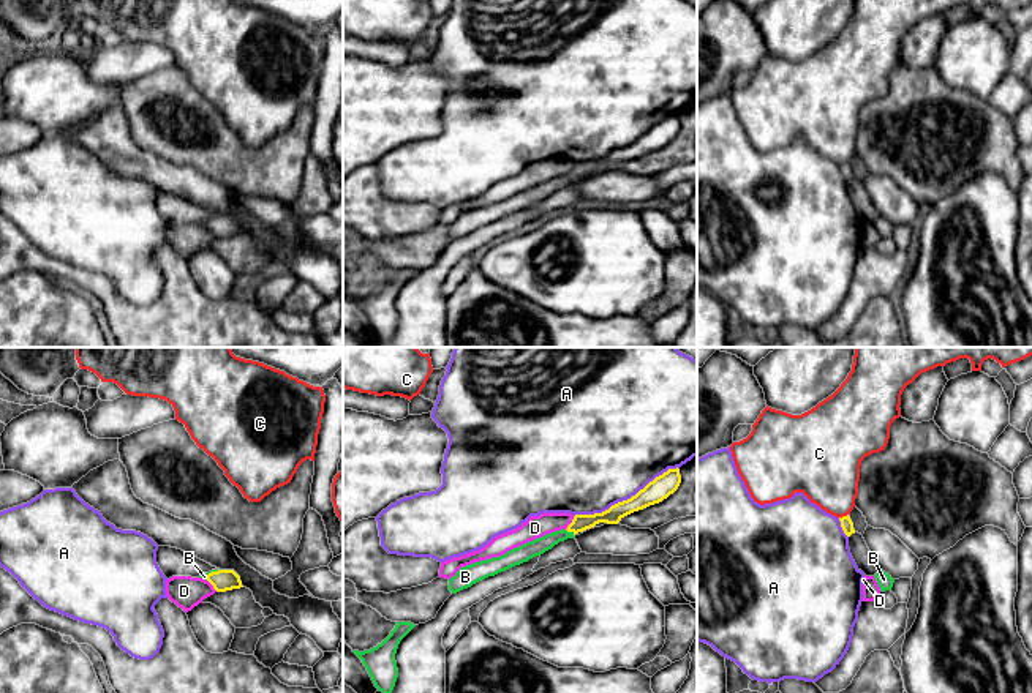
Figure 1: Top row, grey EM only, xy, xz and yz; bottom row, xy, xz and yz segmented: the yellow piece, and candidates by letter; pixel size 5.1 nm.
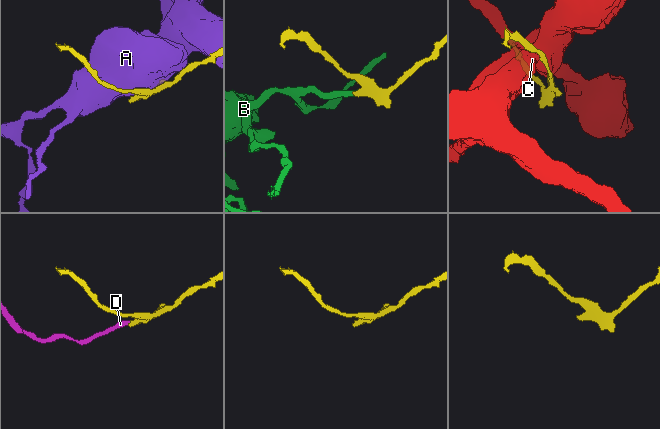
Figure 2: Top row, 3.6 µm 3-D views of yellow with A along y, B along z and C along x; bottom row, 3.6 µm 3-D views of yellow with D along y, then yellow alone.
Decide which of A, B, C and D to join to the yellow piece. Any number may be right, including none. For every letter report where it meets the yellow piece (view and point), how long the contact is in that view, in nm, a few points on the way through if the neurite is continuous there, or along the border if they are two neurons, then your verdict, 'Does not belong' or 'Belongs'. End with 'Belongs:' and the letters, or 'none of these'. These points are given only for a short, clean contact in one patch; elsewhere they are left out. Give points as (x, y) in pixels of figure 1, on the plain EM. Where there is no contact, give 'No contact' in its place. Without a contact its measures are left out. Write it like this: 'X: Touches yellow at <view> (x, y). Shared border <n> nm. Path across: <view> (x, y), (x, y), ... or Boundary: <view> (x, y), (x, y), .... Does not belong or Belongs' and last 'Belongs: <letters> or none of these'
A: Touches yellow at xz (628, 146). Shared border 600 nm. Does not belong
B: Touches yellow at xz (571, 177). Shared border 60 nm. Path across: xz (613, 161), (582, 168), (571, 177), (538, 193). Belongs
C: Touches yellow at yz (843, 163). Shared border 50 nm. Does not belong
D: Touches yellow at xz (571, 169). Shared border 90 nm. Boundary: xz (574, 163), (564, 176). Does not belong
Belongs: B

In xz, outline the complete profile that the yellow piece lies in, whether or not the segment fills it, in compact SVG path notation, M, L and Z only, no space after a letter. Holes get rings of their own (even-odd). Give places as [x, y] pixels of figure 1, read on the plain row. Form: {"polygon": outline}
{"polygon": "M669 115L662 122L650 128L643 136L627 147L612 152L608 156L594 161L575 161L567 175L561 175L547 180L540 185L528 188L518 194L507 197L499 204L492 204L487 207L474 208L471 212L461 213L450 226L449 237L457 240L473 230L506 218L515 212L528 208L529 205L544 200L552 196L559 188L574 185L578 178L594 174L599 169L618 170L624 163L643 156L650 152L659 150L673 140L681 129L680 115Z"}

